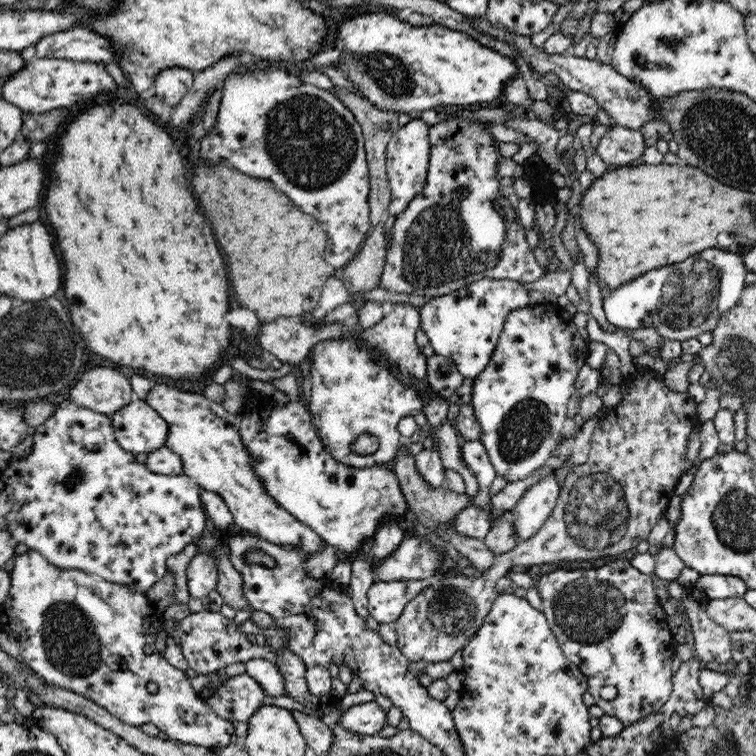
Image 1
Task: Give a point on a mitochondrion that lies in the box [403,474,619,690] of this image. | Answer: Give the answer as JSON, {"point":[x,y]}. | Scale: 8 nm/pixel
{"point":[451,613]}

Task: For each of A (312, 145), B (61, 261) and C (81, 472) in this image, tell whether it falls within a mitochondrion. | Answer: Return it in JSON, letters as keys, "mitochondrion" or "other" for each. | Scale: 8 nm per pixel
{"A":"mitochondrion","B":"other","C":"mitochondrion"}

